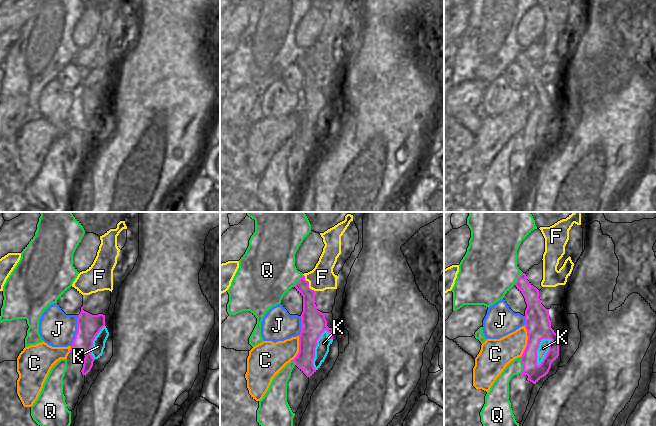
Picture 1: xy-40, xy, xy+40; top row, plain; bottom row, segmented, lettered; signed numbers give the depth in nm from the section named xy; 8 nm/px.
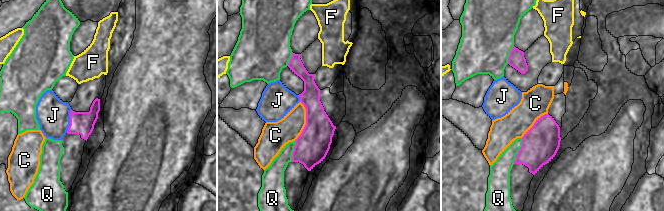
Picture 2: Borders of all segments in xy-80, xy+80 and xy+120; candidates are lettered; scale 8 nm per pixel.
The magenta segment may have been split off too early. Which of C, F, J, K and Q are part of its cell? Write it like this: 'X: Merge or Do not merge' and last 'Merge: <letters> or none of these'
C: Do not merge
F: Do not merge
J: Do not merge
K: Merge
Q: Do not merge
Merge: K.

